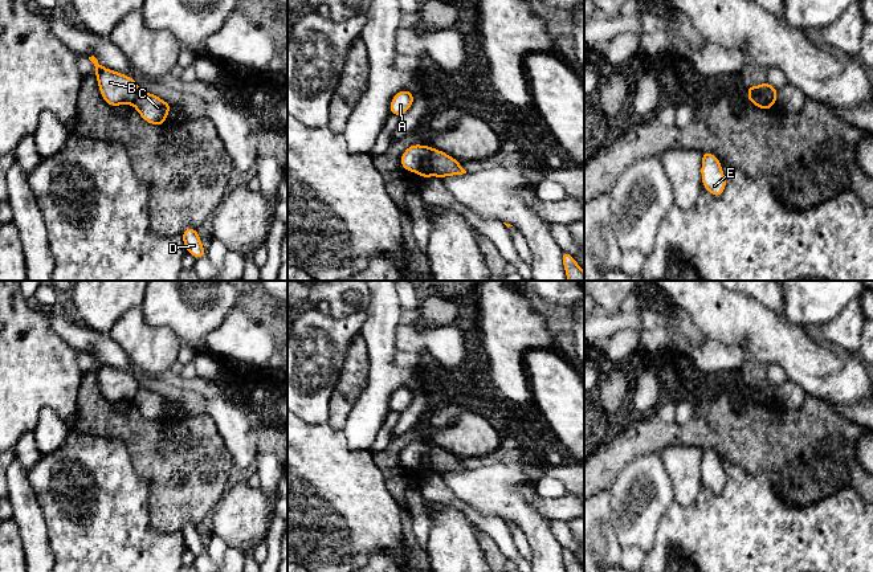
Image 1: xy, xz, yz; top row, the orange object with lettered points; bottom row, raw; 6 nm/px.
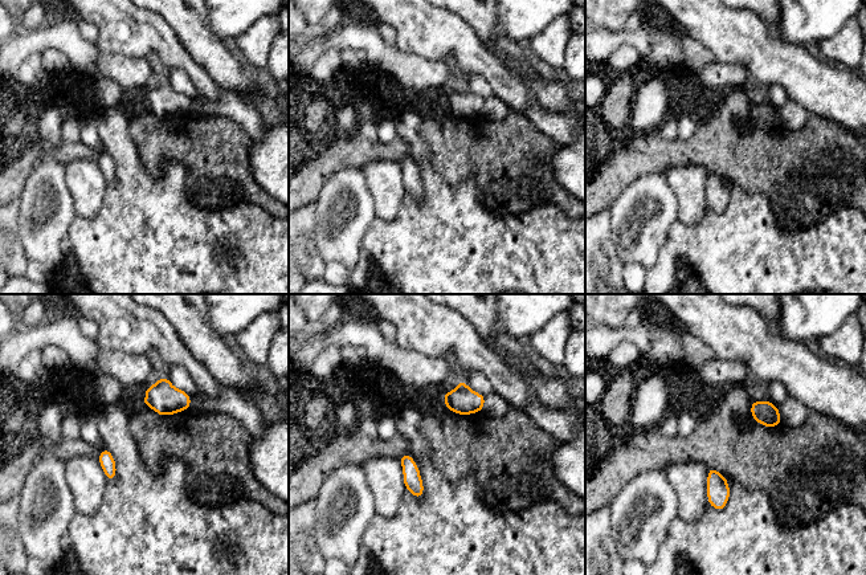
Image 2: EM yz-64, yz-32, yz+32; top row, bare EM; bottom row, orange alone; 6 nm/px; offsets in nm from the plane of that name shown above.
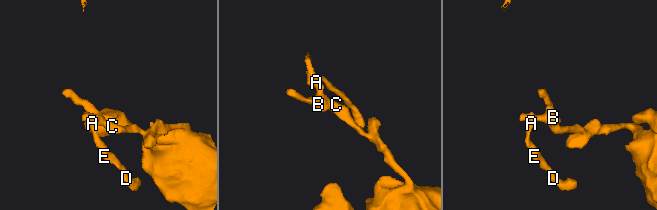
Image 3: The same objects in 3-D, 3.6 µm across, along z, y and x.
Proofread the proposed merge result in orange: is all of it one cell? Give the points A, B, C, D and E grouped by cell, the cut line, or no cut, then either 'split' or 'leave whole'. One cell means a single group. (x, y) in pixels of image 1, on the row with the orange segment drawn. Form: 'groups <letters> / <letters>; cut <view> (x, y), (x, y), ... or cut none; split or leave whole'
groups A B D E / C; cut xz (431, 148), (431, 171), (433, 174); split

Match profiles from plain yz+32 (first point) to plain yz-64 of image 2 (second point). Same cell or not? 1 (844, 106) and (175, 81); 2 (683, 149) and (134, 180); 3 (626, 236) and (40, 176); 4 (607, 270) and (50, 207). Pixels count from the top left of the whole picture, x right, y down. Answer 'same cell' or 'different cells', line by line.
1: different cells
2: different cells
3: same cell
4: different cells

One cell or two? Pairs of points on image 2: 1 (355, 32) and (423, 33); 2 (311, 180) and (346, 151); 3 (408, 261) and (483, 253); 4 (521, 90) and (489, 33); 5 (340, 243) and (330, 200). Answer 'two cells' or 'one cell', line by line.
1: two cells
2: one cell
3: one cell
4: two cells
5: one cell

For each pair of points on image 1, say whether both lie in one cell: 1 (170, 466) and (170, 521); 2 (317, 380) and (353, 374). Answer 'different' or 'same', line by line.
1: same
2: different

